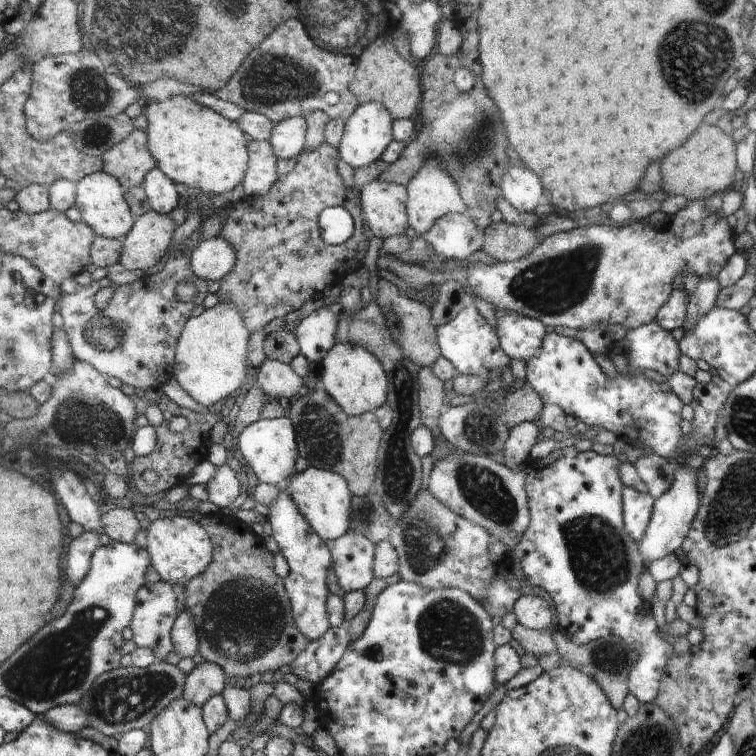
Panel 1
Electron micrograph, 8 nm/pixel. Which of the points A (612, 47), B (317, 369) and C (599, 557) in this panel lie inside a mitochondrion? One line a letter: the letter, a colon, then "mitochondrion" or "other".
A: other
B: other
C: mitochondrion

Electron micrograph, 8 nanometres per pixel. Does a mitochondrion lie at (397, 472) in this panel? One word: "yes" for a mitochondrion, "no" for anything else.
yes

